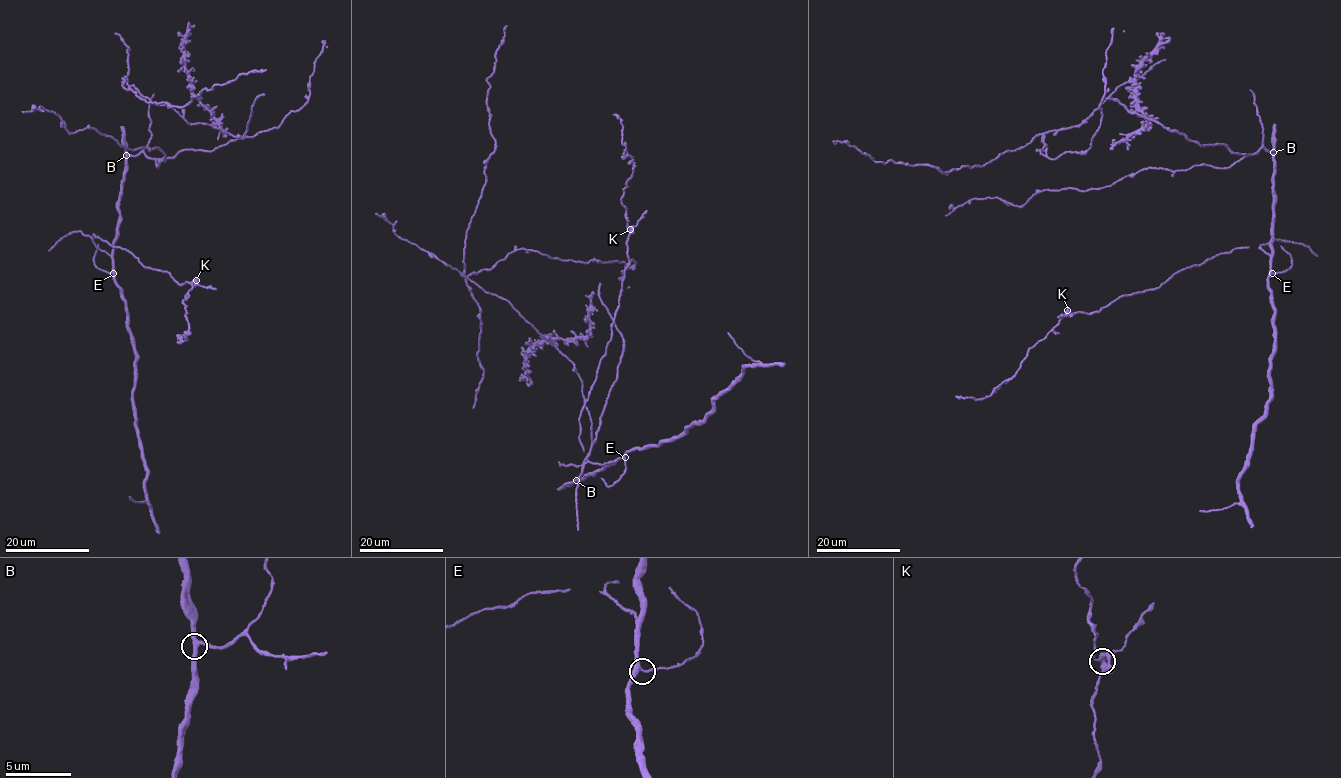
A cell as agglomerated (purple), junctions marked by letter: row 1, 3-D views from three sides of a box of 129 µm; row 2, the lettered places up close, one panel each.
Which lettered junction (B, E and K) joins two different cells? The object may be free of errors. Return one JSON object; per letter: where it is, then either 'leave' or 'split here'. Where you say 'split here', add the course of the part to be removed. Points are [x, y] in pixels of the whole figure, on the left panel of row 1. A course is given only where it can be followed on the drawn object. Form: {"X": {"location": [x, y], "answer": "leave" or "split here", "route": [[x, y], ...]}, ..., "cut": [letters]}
{"B": {"location": [126, 155], "answer": "leave"}, "E": {"location": [113, 273], "answer": "leave"}, "K": {"location": [196, 280], "answer": "split here", "route": [[196, 280], [183, 302], [188, 334], [177, 343], [186, 340], [183, 335]]}, "cut": ["K"]}

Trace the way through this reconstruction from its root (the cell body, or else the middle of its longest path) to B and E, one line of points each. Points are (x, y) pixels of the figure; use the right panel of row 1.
B: (1203, 145), (1223, 144), (1232, 152), (1248, 155), (1256, 154), (1262, 147), (1273, 152)
E: (1203, 145), (1223, 144), (1232, 152), (1248, 155), (1256, 154), (1262, 147), (1272, 152), (1272, 273)

